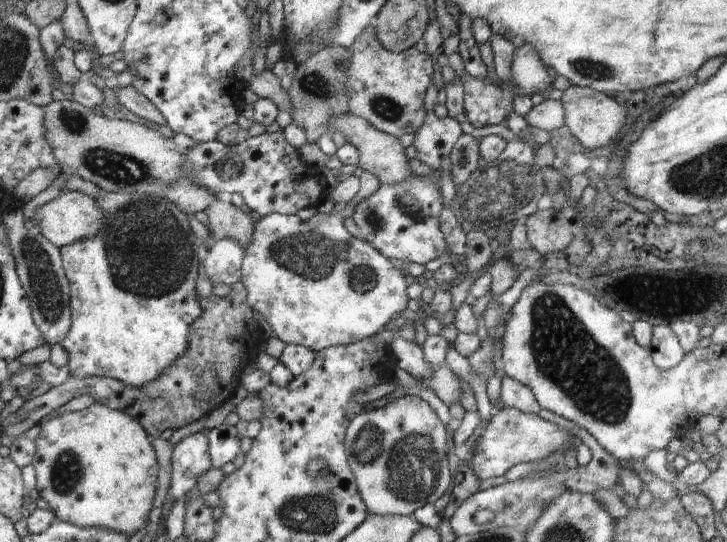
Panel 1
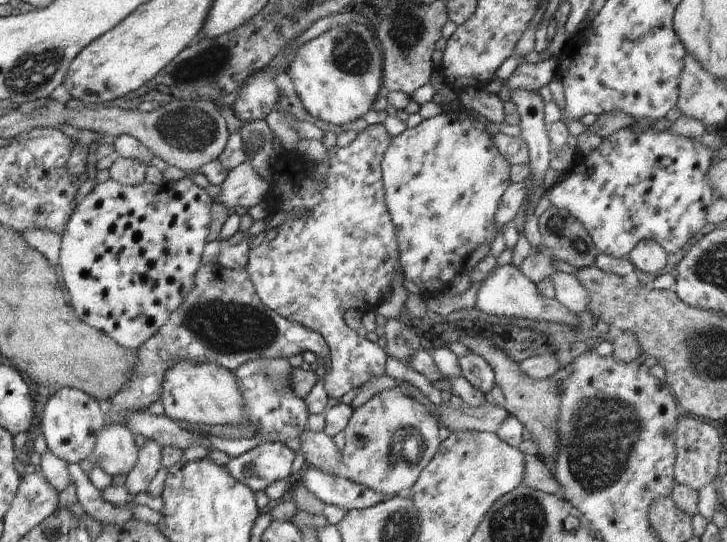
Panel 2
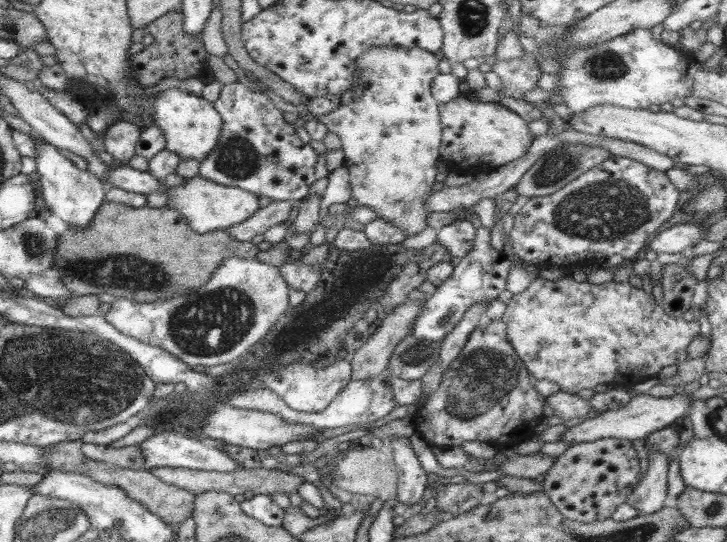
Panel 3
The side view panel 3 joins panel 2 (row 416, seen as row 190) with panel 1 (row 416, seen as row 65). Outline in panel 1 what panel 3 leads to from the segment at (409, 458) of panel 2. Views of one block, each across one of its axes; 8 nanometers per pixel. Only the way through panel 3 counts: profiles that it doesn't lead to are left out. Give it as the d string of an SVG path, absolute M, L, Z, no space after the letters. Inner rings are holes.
M404 395L378 410L363 411L347 428L348 465L369 514L411 516L448 490L451 473L447 453L441 448L450 445L450 431L428 402Z

